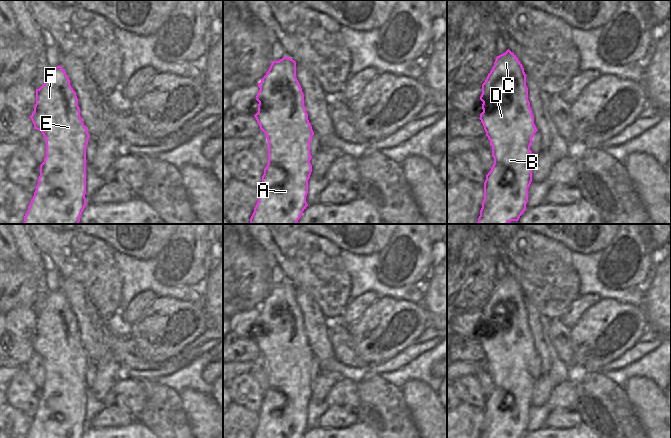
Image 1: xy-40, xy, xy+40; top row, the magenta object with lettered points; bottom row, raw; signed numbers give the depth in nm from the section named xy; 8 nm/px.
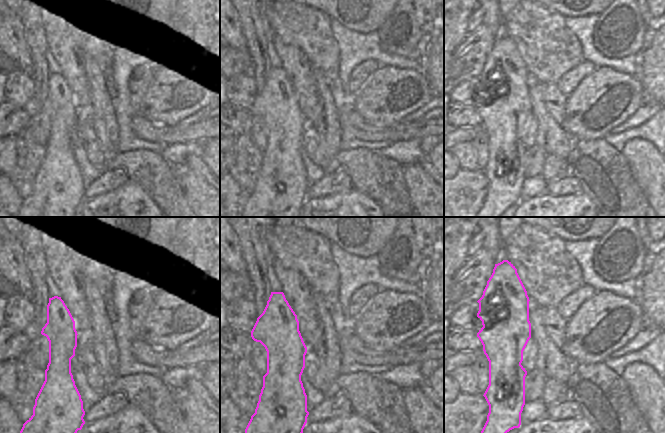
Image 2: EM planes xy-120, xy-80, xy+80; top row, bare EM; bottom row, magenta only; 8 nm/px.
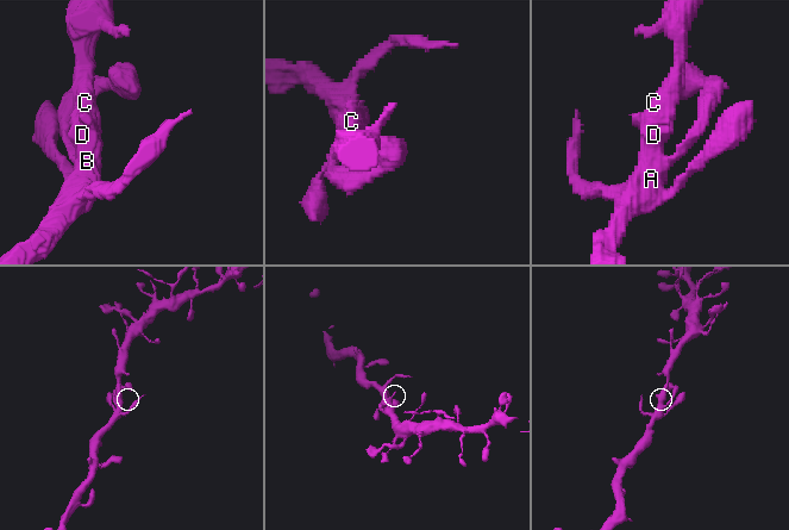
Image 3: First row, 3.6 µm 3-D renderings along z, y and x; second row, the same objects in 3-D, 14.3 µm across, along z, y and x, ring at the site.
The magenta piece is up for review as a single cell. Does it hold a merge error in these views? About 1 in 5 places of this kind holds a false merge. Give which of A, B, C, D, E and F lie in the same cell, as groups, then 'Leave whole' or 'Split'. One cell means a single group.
Groups: A B C D E F. Leave whole.

